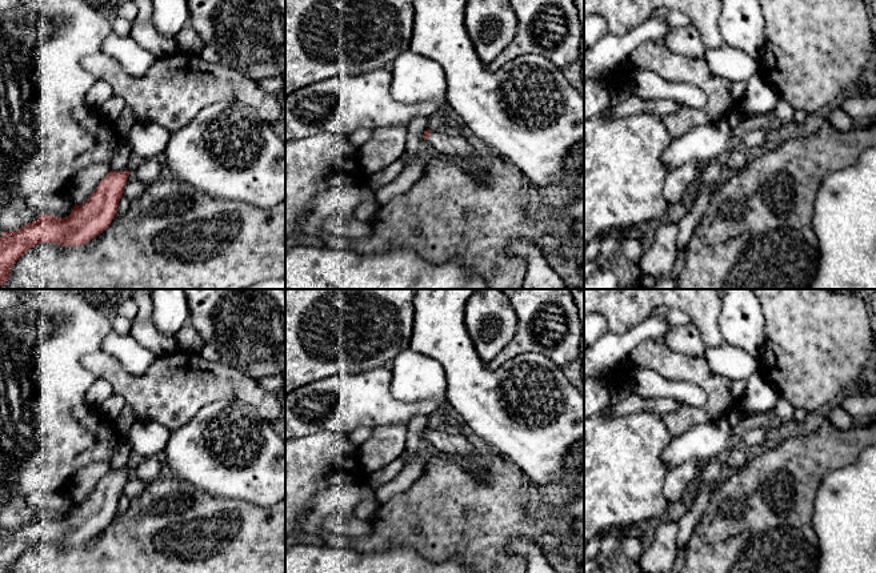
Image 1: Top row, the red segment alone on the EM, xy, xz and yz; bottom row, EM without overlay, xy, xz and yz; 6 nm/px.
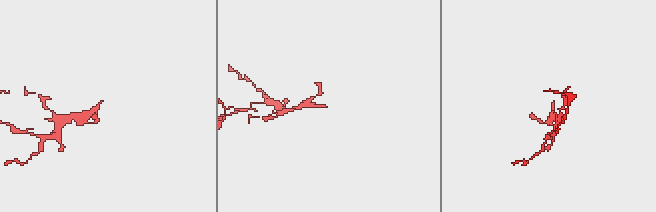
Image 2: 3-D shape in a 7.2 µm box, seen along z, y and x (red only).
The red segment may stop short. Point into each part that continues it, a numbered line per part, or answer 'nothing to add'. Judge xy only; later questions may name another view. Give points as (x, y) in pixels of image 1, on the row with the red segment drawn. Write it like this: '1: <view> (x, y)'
nothing to add

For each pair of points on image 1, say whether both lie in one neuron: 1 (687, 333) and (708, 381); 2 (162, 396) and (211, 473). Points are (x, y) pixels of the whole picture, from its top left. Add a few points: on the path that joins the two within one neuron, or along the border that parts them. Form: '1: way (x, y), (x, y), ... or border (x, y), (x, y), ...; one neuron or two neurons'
1: border (667, 345), (690, 355), (703, 355); two neurons
2: border (204, 405), (188, 421), (171, 432); two neurons

